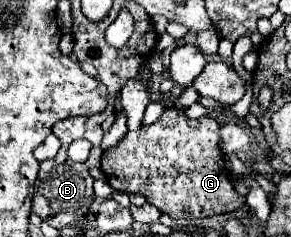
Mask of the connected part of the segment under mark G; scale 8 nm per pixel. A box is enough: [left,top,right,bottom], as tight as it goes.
[100,108,246,219]

